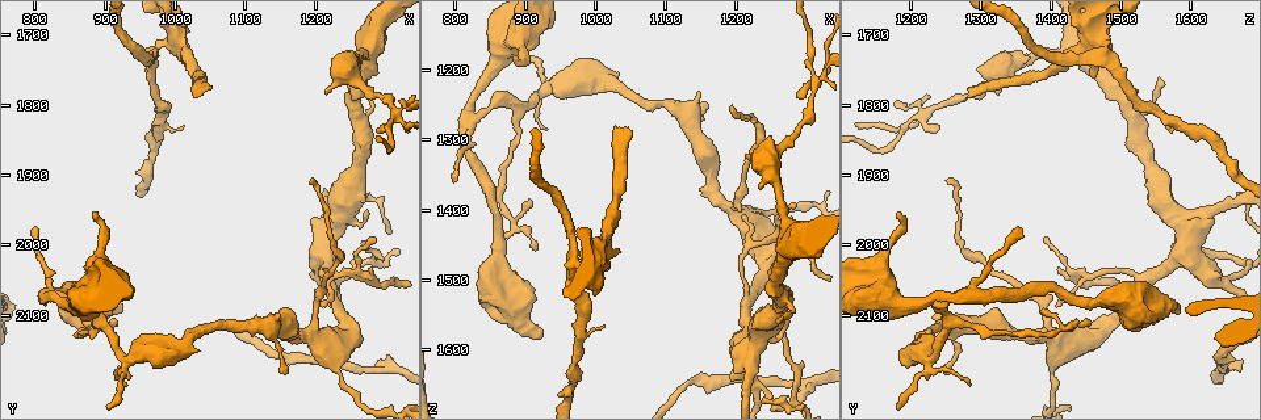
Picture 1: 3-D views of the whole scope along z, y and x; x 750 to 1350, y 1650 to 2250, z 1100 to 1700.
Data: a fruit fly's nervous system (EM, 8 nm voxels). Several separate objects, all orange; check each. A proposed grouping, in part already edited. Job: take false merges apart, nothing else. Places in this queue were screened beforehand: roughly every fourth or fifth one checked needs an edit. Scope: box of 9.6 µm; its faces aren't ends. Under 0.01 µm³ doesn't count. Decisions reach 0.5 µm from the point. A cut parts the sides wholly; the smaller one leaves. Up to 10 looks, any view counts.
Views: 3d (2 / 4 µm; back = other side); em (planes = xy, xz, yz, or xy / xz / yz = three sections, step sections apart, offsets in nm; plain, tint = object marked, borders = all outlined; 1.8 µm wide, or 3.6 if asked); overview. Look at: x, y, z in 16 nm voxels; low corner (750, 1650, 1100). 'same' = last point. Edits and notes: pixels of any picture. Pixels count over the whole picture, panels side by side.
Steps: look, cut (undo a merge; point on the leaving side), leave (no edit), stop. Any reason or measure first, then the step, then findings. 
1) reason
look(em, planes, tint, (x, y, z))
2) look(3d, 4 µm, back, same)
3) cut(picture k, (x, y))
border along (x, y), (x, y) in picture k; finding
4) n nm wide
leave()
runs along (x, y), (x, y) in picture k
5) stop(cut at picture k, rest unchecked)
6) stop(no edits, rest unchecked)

three arms meet
look(em, 3.6 µm, yz, step 4, tint, (970, 1735, 1480))

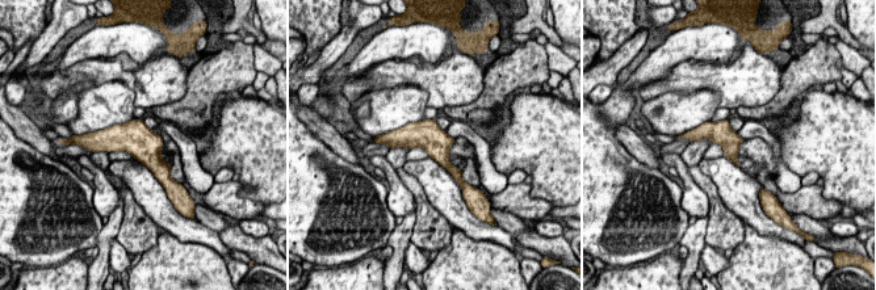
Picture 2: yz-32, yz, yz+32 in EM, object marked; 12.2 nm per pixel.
look(em, 3.6 µm, planes, tint, same)

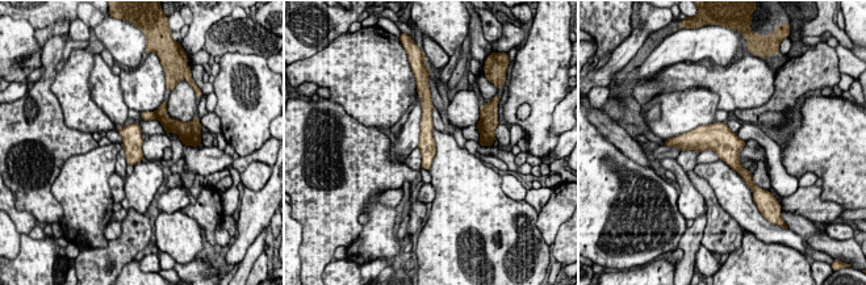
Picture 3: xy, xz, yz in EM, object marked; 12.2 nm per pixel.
220 nm wide
cut(picture 3, (146, 116))
a second cell is stuck on

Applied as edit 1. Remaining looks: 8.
look(em, 3.6 µm, planes, plain, (1205, 2135, 1405))

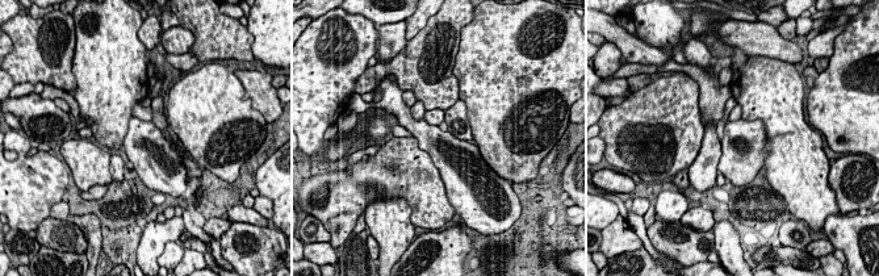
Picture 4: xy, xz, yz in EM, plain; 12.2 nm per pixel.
with the object marked
look(em, 3.6 µm, planes, tint, same)

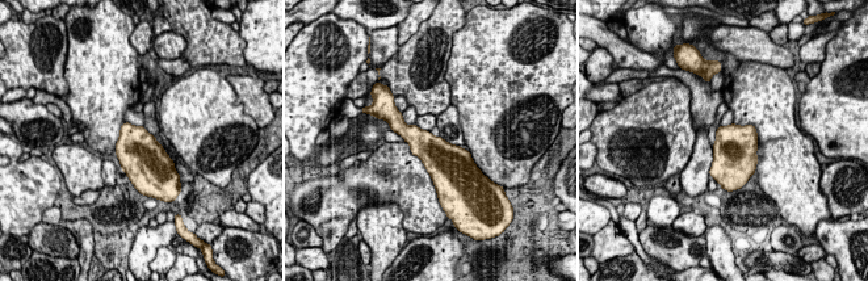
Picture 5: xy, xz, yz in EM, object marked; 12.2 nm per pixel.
400 nm wide
leave()
continuous, no second cell

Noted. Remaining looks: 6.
four arms meet
look(em, xy, step 8, tint, (820, 2070, 1270))

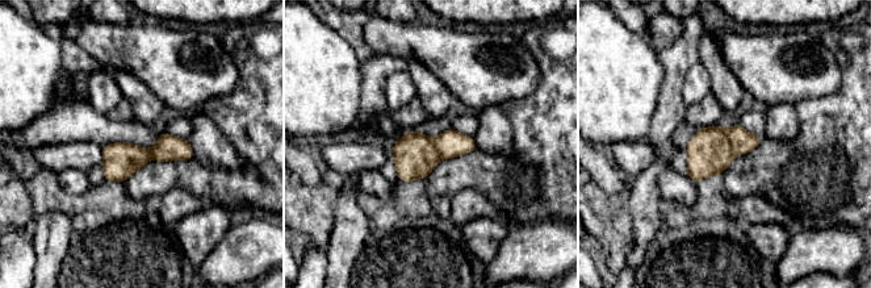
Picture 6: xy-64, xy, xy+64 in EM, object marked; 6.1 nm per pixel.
another direction
look(em, planes, tint, same)

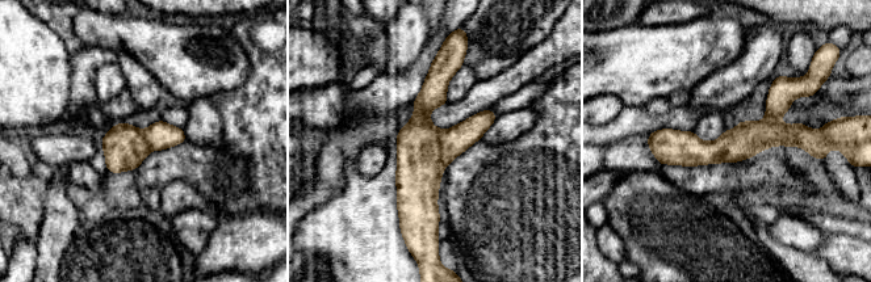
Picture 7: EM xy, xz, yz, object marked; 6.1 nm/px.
cut(picture 7, (419, 169))
a second cell is stuck on

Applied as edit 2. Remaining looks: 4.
abrupt turn
look(em, planes, tint, (1295, 2175, 1650))

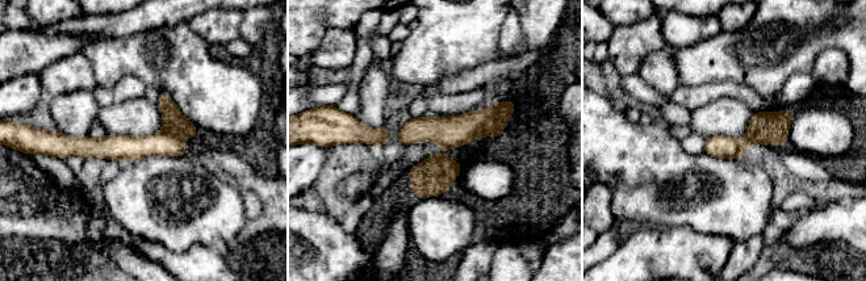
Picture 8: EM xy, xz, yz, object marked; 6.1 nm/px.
cut(picture 8, (174, 122))
border along (162, 130), (184, 137) in picture 8; two cells meet here

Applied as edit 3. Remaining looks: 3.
stop(cut at picture 3, cut at picture 7, cut at picture 8, rest unchecked)

